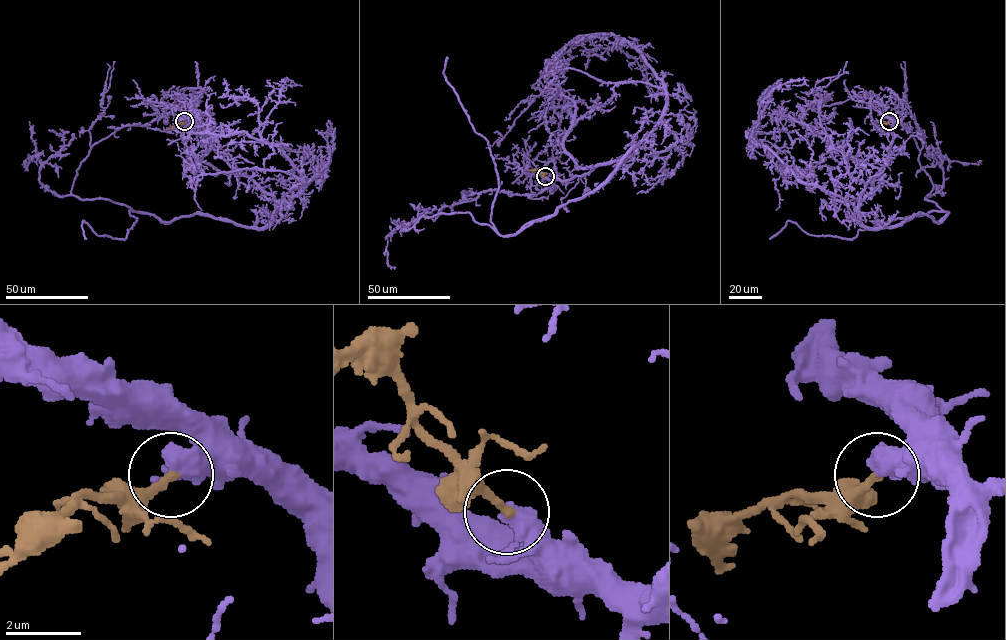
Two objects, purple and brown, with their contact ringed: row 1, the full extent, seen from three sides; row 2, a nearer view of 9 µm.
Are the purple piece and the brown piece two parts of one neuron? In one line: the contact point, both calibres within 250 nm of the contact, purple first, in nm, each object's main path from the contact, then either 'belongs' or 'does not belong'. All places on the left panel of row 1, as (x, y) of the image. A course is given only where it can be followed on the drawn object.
(184, 121) | 600/240 nm | purple via (183, 121), (125, 125), (93, 145), (71, 193), (126, 204), (137, 219), (124, 239), (84, 221), (85, 239) | brown via (183, 121), (167, 129) | belongs

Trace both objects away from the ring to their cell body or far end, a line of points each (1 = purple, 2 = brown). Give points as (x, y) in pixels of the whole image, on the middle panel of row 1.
1: (545, 176), (535, 195), (487, 190), (432, 219), (468, 212), (495, 228), (498, 188), (446, 57)
2: (545, 176), (539, 170), (528, 170)

